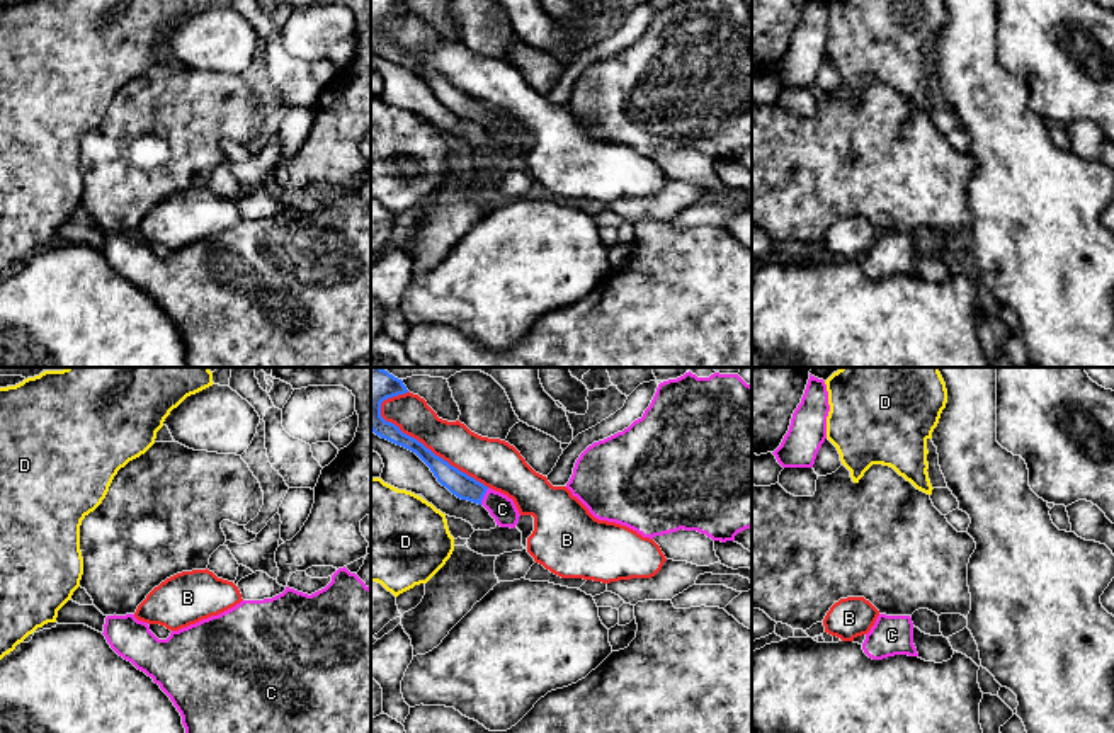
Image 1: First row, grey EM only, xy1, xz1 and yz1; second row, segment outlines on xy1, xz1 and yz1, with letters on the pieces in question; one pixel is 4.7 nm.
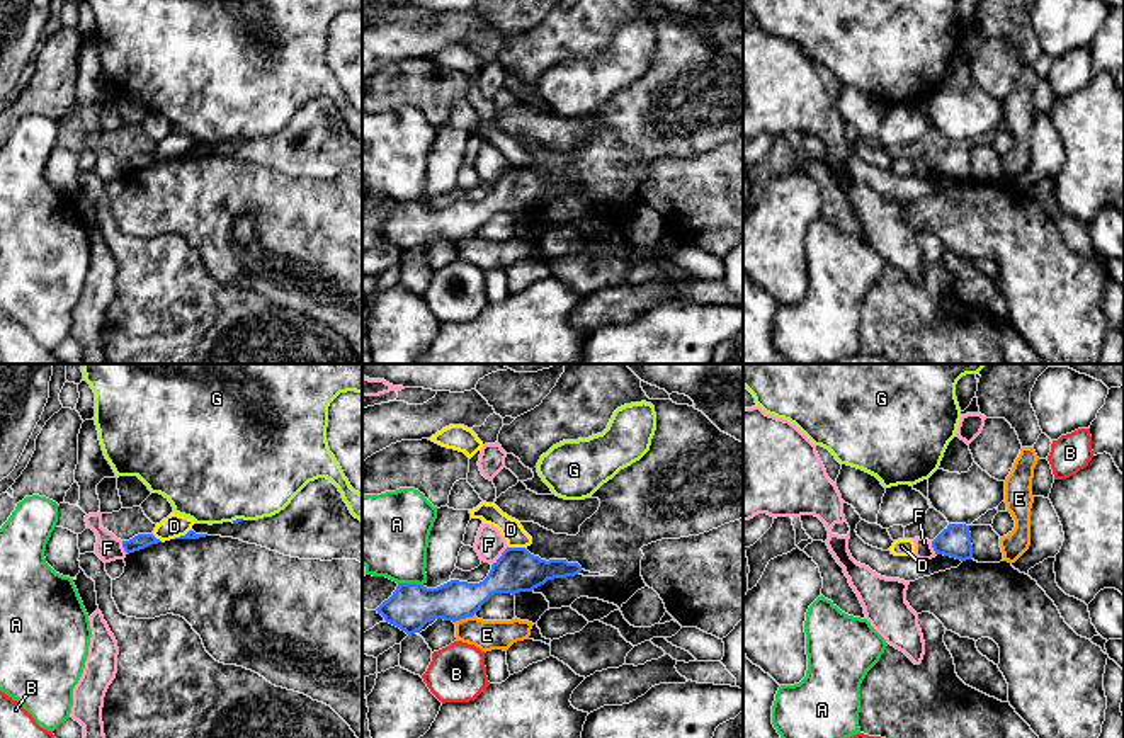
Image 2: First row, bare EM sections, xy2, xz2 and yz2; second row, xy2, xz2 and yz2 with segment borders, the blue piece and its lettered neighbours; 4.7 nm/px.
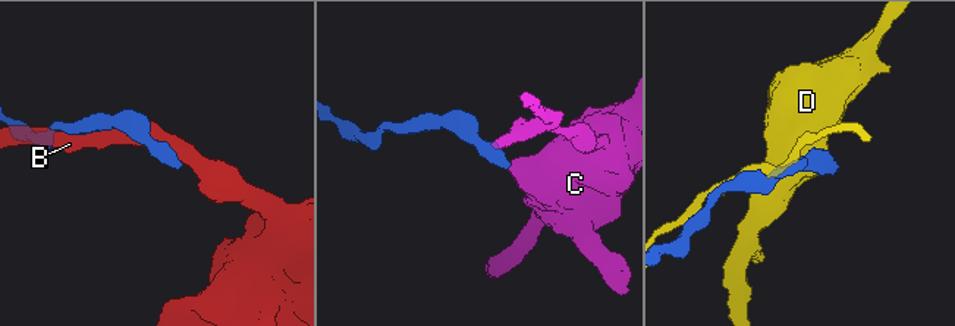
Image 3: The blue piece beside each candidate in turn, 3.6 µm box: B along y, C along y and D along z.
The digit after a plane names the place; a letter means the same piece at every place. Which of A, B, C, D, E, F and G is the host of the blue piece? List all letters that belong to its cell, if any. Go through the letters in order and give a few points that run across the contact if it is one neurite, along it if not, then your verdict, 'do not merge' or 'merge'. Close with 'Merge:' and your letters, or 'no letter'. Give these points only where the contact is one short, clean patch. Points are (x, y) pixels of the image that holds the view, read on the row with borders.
A: do not merge
B: do not merge
C: line xz1 (461, 485), (483, 495), (502, 509); merge
D: do not merge
E: line xz2 (473, 614), (454, 623); do not merge
F: line xz2 (507, 546), (492, 565); do not merge
G: do not merge
Merge: C

